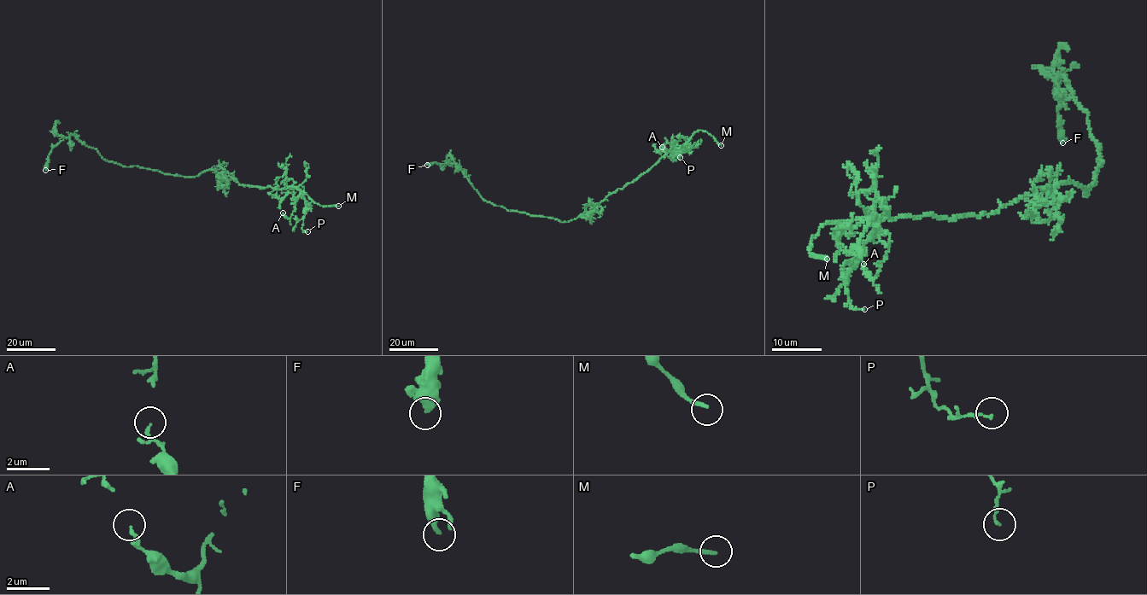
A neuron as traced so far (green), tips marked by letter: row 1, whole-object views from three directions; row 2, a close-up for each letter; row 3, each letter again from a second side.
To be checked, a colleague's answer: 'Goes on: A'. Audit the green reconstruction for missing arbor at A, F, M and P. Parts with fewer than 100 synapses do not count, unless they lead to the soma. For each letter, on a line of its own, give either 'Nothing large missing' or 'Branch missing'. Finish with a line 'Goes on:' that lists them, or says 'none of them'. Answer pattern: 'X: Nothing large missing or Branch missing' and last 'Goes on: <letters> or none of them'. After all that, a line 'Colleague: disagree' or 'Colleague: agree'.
A: Nothing large missing
F: Nothing large missing
M: Branch missing
P: Nothing large missing
Goes on: M
Colleague: disagree

